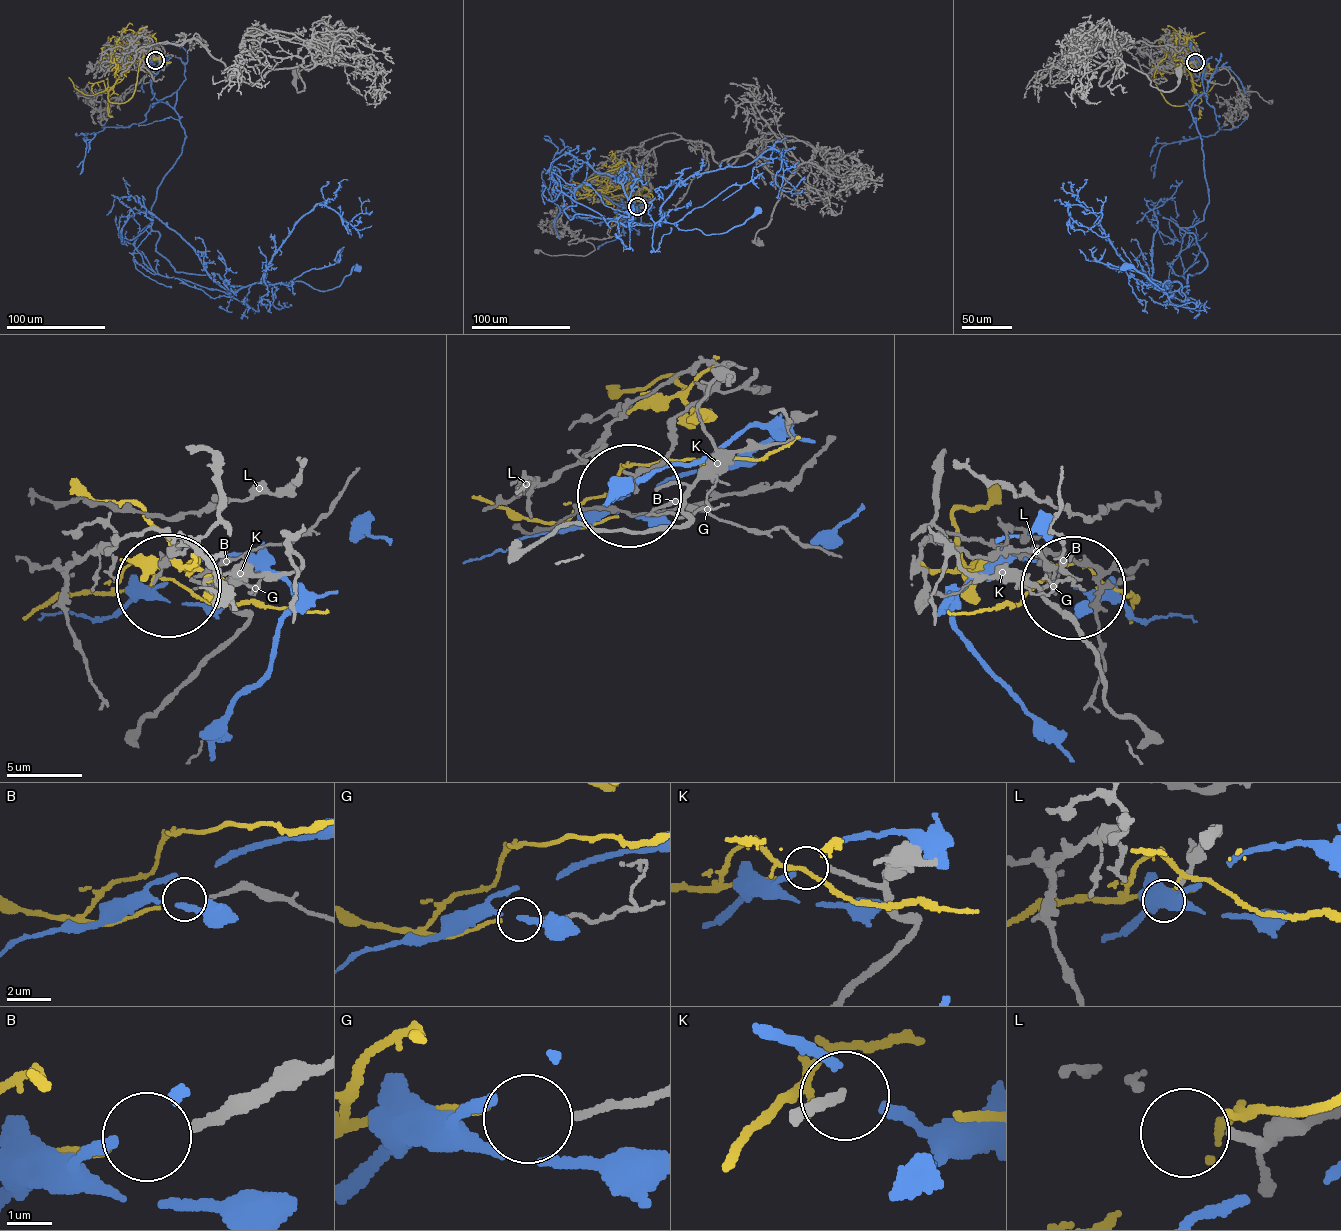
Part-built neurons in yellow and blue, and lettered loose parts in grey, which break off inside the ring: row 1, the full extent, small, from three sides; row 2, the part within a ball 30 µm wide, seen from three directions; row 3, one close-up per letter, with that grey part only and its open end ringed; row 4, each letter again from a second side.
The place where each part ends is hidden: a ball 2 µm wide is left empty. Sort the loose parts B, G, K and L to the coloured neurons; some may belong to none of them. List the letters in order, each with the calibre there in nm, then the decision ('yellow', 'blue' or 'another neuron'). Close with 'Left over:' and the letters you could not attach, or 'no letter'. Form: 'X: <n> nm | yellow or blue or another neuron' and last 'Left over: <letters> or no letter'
B: 170 nm | yellow
G: 150 nm | another neuron
K: 200 nm | another neuron
L: 220 nm | another neuron
Left over: G, K, L

